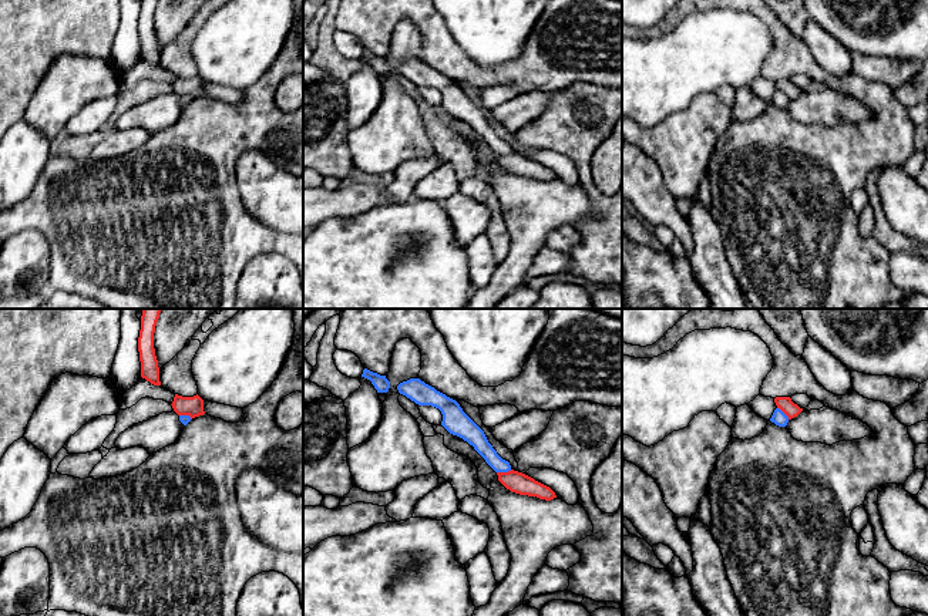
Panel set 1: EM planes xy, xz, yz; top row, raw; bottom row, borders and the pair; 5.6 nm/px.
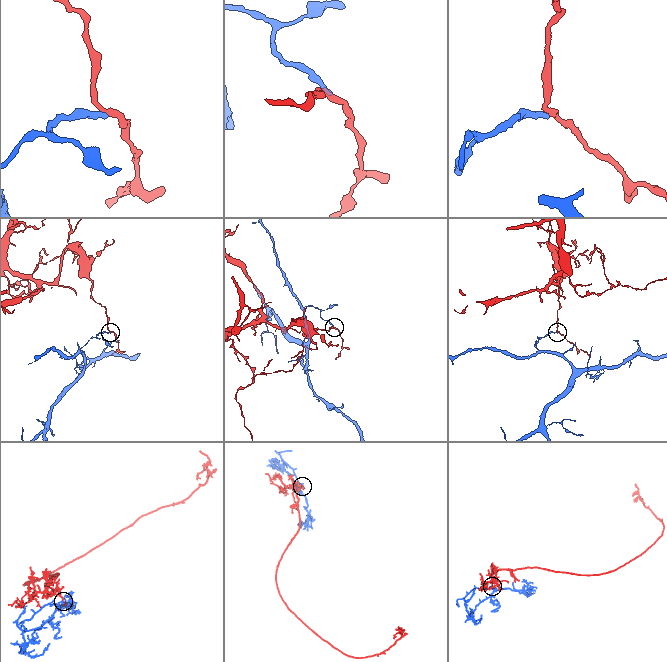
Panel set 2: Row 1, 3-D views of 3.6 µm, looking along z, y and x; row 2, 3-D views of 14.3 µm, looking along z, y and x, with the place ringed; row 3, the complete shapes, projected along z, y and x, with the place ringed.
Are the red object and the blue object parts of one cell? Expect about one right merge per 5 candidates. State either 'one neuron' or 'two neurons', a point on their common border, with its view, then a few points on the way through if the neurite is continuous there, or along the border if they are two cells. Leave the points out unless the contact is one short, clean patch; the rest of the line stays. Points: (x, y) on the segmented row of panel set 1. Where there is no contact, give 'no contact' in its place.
two neurons; contact xz (504, 473); border xz (511, 470), (497, 473)

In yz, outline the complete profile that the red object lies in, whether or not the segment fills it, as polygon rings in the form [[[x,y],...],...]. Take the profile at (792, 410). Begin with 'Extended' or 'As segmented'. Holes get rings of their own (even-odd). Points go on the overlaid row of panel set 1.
As segmented. [[[776,397],[774,403],[777,408],[789,417],[789,420],[797,417],[803,411],[803,408],[794,404],[790,397]]]

